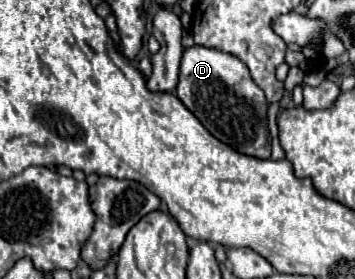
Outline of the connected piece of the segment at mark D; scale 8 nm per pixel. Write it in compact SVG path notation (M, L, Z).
M198 44L186 48L180 62L180 82L176 94L212 136L242 154L270 158L270 136L266 120L268 102L262 88L254 84L246 64L242 64L238 56Z

